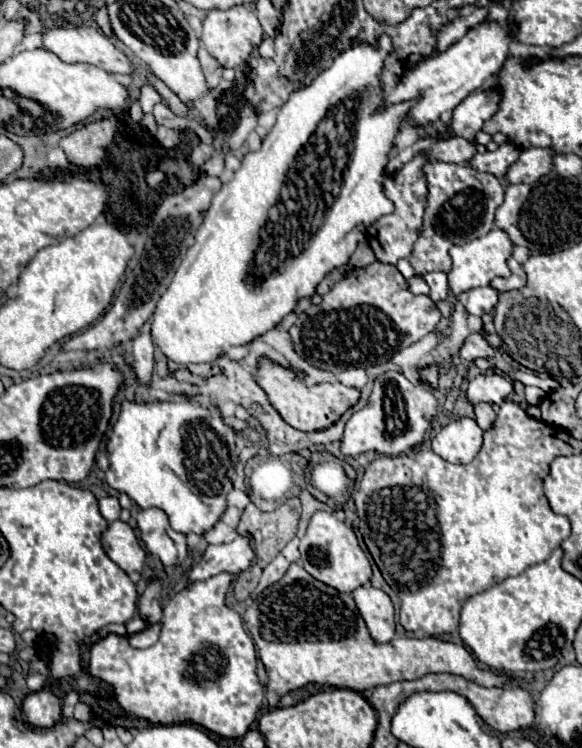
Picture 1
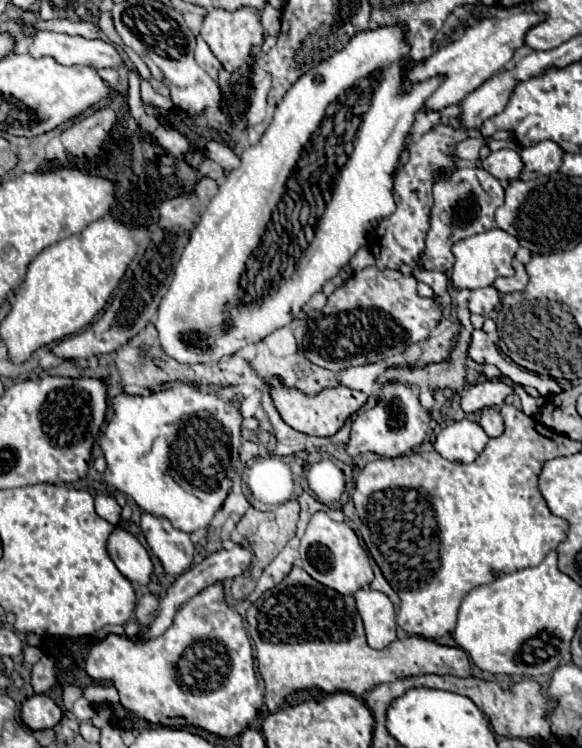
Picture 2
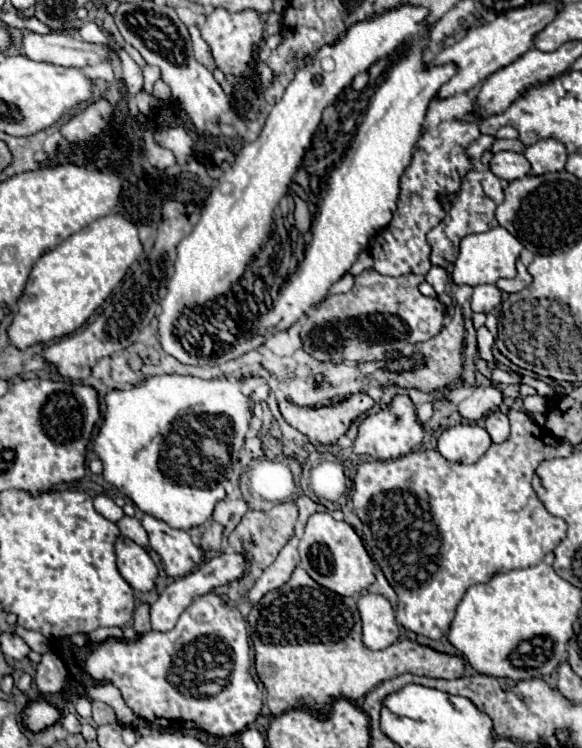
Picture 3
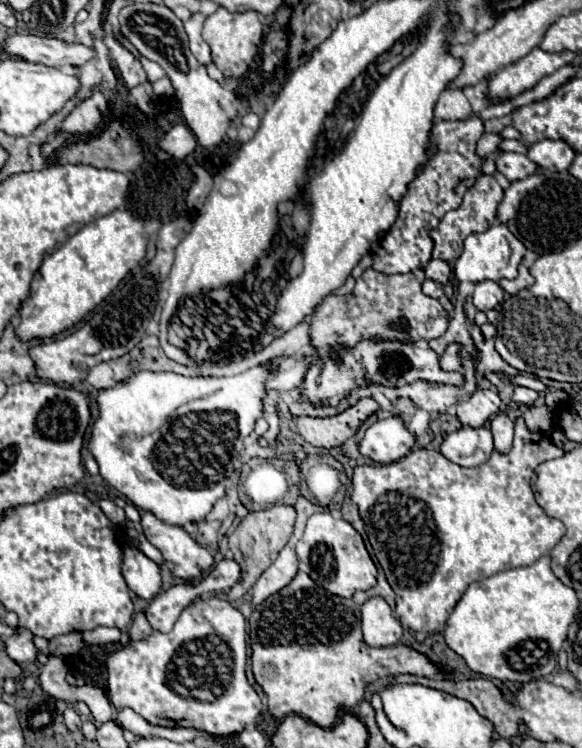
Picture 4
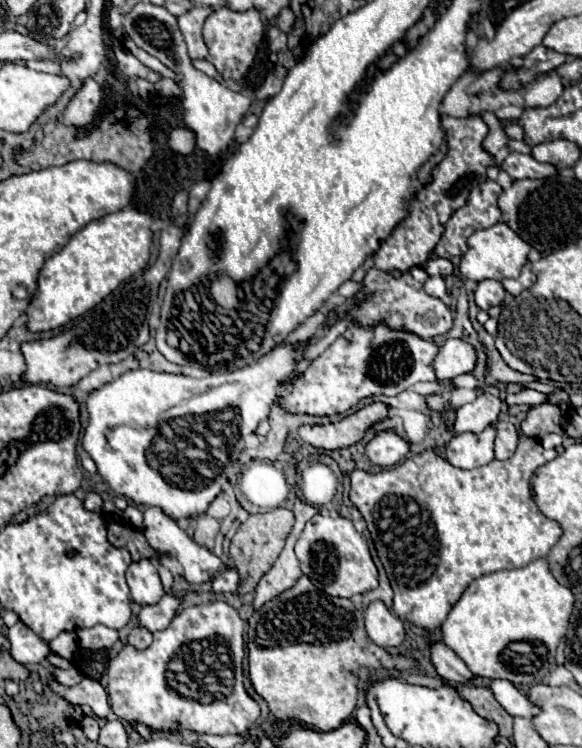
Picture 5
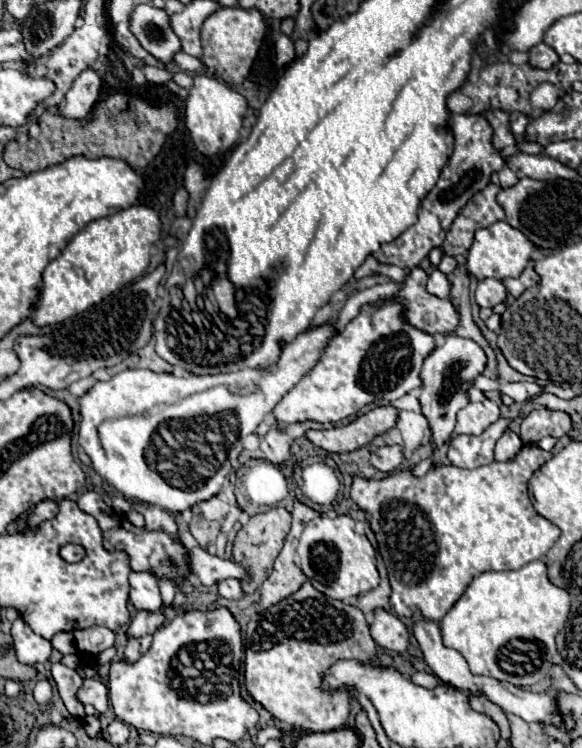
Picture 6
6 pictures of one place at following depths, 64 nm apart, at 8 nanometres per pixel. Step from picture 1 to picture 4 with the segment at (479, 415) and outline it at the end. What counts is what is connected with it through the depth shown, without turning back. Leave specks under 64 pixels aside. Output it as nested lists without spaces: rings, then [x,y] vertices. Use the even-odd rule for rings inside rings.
[[[498,414],[492,422],[490,422],[490,430],[494,434],[494,448],[500,454],[508,454],[512,448],[512,440],[514,440],[514,422],[506,416],[506,414]]]

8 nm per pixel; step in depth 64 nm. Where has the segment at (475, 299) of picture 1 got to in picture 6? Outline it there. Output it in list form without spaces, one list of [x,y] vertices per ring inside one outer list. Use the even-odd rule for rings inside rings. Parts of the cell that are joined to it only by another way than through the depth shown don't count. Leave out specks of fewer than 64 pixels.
[[[484,278],[478,282],[478,288],[476,288],[476,302],[480,308],[486,308],[486,306],[496,306],[500,302],[506,300],[506,294],[508,290],[504,288],[504,284],[496,278]]]

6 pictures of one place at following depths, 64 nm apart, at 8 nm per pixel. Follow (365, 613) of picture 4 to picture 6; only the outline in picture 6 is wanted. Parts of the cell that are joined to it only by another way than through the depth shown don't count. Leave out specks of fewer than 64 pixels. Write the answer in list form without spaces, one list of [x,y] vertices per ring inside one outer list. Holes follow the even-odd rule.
[[[386,610],[374,612],[372,624],[370,624],[370,634],[378,646],[382,646],[386,650],[394,650],[398,654],[406,652],[410,646],[408,628],[398,620],[398,616],[394,616]]]

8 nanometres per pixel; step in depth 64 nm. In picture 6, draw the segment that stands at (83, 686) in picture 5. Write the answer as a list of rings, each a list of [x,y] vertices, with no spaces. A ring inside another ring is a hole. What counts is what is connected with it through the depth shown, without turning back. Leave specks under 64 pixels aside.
[[[84,680],[78,690],[78,700],[82,704],[92,704],[98,714],[104,714],[108,710],[108,688],[98,680]]]

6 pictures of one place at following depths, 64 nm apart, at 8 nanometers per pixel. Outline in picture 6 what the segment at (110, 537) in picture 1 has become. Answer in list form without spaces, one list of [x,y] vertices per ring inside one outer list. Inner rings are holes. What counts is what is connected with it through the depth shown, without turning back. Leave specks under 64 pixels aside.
[[[130,572],[130,600],[138,610],[158,612],[162,608],[158,578],[148,572]]]

